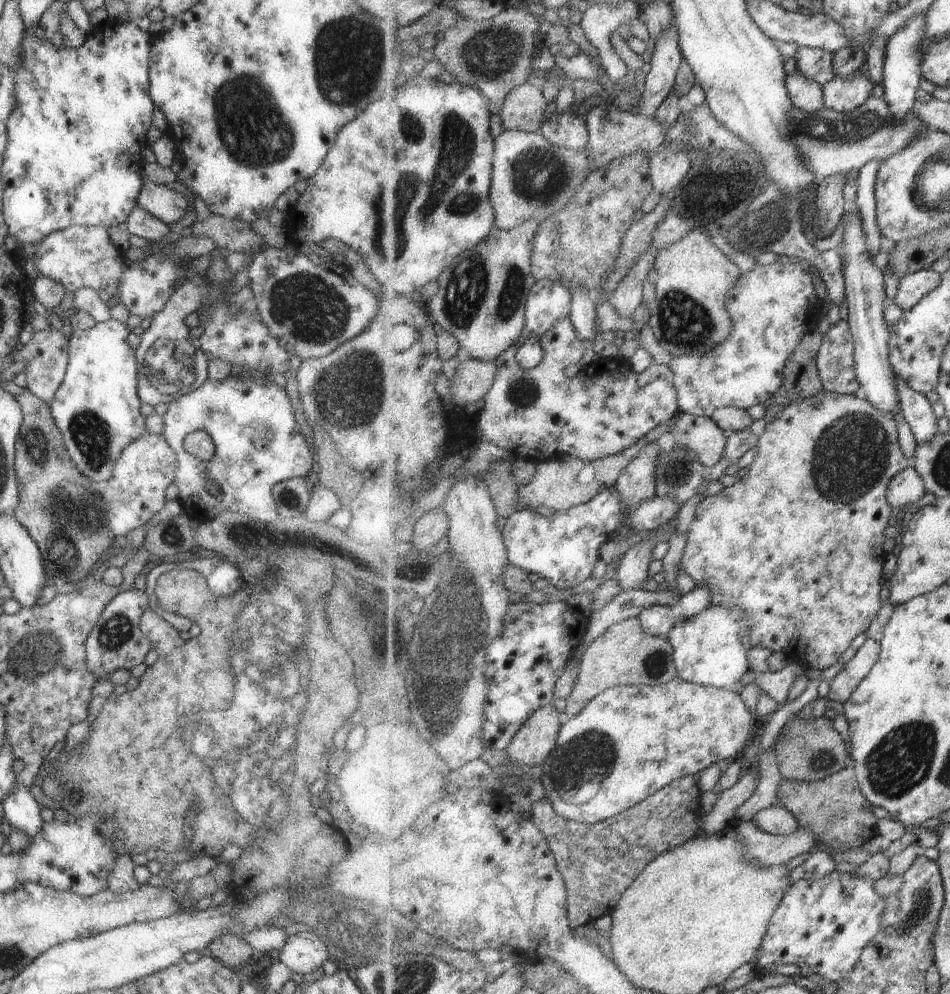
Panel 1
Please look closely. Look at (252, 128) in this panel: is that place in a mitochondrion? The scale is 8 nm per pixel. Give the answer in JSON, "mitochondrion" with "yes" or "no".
{"mitochondrion":"yes"}

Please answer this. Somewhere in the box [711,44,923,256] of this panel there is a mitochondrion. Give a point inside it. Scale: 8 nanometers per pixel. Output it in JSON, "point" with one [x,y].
{"point":[861,125]}

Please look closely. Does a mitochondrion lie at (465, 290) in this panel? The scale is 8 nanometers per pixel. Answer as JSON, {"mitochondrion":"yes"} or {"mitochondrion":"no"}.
{"mitochondrion":"yes"}

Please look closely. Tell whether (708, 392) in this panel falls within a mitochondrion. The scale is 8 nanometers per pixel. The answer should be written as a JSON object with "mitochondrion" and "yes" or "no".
{"mitochondrion":"no"}

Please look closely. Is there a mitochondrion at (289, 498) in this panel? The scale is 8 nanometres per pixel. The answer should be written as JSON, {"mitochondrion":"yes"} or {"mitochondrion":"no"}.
{"mitochondrion":"yes"}

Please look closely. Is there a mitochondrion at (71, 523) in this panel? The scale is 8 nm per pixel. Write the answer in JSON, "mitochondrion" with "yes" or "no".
{"mitochondrion":"yes"}

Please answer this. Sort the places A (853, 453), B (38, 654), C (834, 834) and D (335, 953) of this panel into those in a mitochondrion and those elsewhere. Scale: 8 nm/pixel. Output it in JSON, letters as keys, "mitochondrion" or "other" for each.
{"A":"mitochondrion","B":"mitochondrion","C":"other","D":"mitochondrion"}

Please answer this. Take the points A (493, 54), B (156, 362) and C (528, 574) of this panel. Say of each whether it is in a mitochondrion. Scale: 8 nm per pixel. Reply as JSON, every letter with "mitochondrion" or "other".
{"A":"mitochondrion","B":"mitochondrion","C":"other"}

